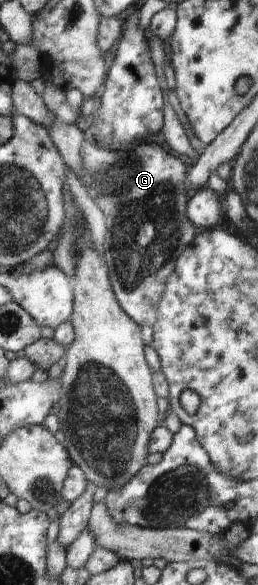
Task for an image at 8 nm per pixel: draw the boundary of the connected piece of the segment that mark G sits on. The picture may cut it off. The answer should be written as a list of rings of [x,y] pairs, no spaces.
[[[91,135],[87,137],[86,140],[82,141],[82,158],[84,158],[84,168],[85,173],[82,173],[81,180],[84,182],[84,188],[89,194],[89,197],[100,207],[100,210],[104,213],[105,221],[107,222],[107,233],[104,241],[106,254],[105,262],[110,262],[110,274],[114,274],[114,288],[113,290],[118,290],[118,302],[122,302],[122,306],[126,306],[126,314],[130,314],[130,318],[134,318],[134,322],[138,325],[148,324],[148,326],[153,326],[157,319],[157,310],[159,307],[159,300],[162,296],[164,290],[166,290],[166,284],[168,284],[168,277],[172,274],[174,270],[176,261],[178,257],[186,250],[186,247],[194,240],[196,236],[196,228],[194,228],[194,223],[190,222],[189,218],[186,218],[186,206],[184,206],[184,200],[186,204],[189,204],[188,198],[190,198],[195,190],[187,187],[185,183],[186,180],[186,166],[184,162],[166,152],[160,144],[157,142],[160,140],[155,140],[154,142],[142,142],[141,145],[136,145],[131,147],[130,150],[116,150],[115,148],[103,148],[94,140]]]

